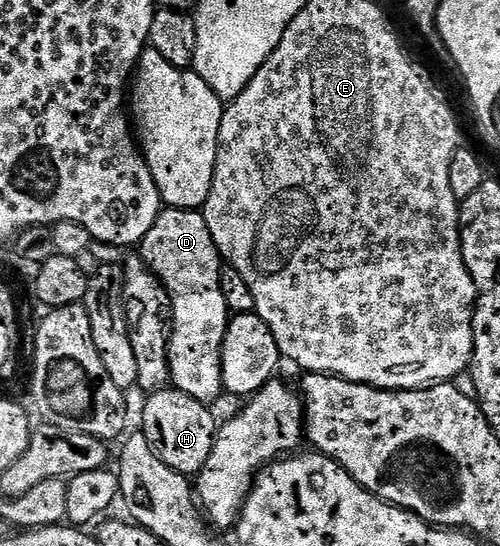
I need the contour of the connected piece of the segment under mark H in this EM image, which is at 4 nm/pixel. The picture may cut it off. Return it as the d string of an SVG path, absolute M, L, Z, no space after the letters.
M175 388L156 390L143 399L144 415L140 422L145 440L155 454L170 468L179 474L199 475L200 470L210 460L210 452L214 448L218 421L211 414L205 403L194 400L194 396L186 396L186 392Z

